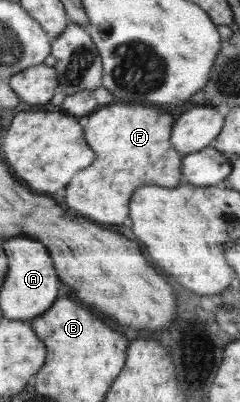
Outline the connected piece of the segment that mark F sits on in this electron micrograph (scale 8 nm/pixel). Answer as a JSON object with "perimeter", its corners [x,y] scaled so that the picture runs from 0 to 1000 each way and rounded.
{"perimeter":[[[588,259],[425,264],[421,274],[388,279],[363,299],[354,348],[404,393],[288,453],[271,478],[279,512],[404,552],[504,557],[538,537],[529,512],[554,473],[613,458],[679,468],[746,460],[763,448],[758,388],[704,358],[721,308],[704,284],[604,269]]]}

